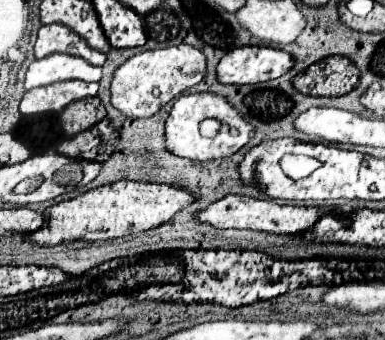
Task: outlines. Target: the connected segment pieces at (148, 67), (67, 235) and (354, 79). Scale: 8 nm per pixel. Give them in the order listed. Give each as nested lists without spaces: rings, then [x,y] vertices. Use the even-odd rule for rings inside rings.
[[[177,45],[167,49],[145,51],[127,59],[113,77],[111,103],[127,117],[151,117],[171,99],[179,97],[189,87],[203,81],[207,73],[205,55],[191,45]]]
[[[117,181],[49,207],[45,211],[49,213],[49,225],[45,225],[41,233],[33,233],[33,237],[25,237],[25,241],[33,241],[37,245],[57,245],[57,243],[69,243],[77,239],[97,241],[97,239],[125,237],[125,235],[147,231],[167,223],[175,213],[191,205],[195,199],[197,195],[175,185]]]
[[[327,57],[305,71],[305,95],[339,97],[359,85],[359,69],[347,57]]]

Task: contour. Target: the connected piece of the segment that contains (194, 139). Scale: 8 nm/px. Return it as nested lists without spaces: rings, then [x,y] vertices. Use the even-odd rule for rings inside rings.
[[[193,93],[193,95],[183,95],[175,101],[165,123],[165,135],[167,135],[167,149],[171,153],[175,153],[177,147],[179,157],[193,161],[211,161],[211,159],[231,157],[233,153],[237,153],[243,145],[247,145],[253,139],[255,127],[247,123],[225,97],[219,97],[215,93]],[[203,119],[217,119],[221,123],[215,137],[207,139],[199,133],[199,123]]]

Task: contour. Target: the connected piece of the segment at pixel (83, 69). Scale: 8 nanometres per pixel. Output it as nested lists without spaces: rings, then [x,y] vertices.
[[[51,53],[43,59],[35,59],[25,77],[25,89],[35,89],[43,85],[51,85],[67,79],[83,79],[83,81],[99,81],[101,67],[89,65],[85,59],[75,55]]]

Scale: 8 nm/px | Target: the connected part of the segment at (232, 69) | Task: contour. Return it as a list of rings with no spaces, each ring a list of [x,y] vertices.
[[[237,47],[231,49],[217,67],[221,83],[261,83],[277,79],[295,65],[291,53],[273,47]]]

